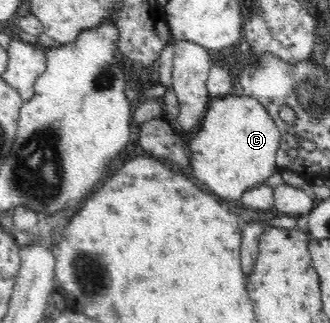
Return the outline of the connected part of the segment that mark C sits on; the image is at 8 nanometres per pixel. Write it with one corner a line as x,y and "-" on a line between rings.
234,93
210,98
197,135
187,146
193,176
222,202
243,205
246,191
278,180
281,170
275,162
275,154
281,137
281,130
258,100

